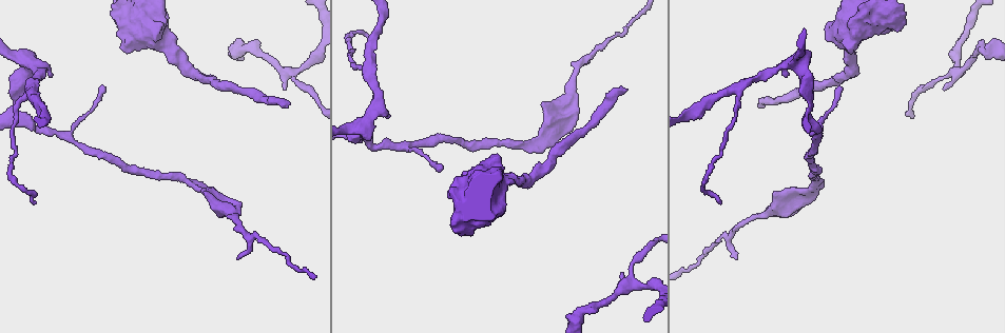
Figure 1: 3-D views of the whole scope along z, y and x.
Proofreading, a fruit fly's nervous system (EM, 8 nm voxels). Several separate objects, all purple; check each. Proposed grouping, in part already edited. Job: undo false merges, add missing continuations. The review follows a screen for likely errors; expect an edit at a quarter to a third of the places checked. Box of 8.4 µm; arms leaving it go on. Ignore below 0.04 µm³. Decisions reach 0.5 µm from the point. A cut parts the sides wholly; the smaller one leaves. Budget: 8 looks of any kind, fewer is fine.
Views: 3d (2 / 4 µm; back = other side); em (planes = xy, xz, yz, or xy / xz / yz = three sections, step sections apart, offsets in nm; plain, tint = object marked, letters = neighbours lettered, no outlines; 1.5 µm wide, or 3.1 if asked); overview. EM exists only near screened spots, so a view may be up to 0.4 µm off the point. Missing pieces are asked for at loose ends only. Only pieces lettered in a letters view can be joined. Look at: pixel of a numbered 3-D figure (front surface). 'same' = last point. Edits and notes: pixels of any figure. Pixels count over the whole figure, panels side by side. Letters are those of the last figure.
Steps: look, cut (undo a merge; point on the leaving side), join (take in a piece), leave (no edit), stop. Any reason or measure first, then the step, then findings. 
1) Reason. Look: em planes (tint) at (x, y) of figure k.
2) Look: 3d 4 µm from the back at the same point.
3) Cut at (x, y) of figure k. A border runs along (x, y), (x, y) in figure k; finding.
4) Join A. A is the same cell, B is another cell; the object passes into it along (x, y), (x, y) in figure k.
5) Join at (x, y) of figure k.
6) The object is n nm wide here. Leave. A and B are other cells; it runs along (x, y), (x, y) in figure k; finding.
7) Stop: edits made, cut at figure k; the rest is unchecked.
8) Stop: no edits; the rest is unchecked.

Look: em planes (letters) at (52, 77) of figure 1.

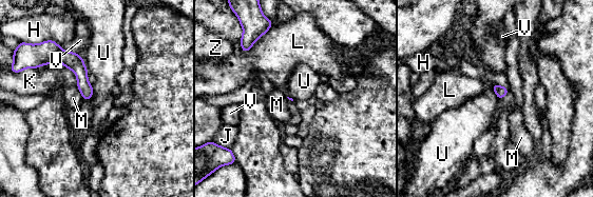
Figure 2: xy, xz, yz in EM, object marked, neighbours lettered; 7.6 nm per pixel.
Leave. H, J, K, L, M, U, V and Z are other cells; it runs along (53, 51), (81, 73), (88, 96) in figure 2; no lettered piece goes on from it.

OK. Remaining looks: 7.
Look: em planes (letters) at (827, 23) of figure 1.

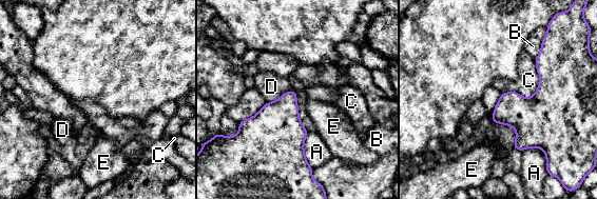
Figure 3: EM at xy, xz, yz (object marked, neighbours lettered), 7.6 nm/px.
Leave. A, B, C, D and E are other cells; a border runs along (536, 60), (531, 96), (501, 94) in figure 3; none of them fits.

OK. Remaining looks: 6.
End of a long branch. Look: em xy step 8 (tint) at (625, 90) of figure 1.

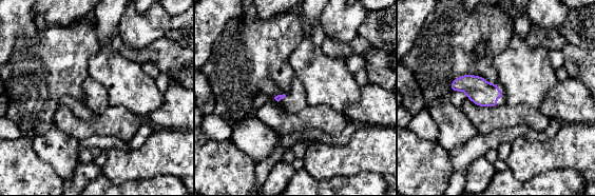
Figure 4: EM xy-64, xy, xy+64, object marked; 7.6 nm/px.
Cut it another way. Look: em planes (letters) at the same point.

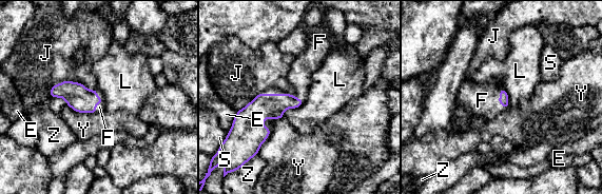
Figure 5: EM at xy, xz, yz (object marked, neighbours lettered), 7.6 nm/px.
Join F. F is the same cell, E, J, L, S, Y and Z are other cells; the object passes into it along (77, 96), (102, 101), (99, 107) in figure 5; the cell continues.

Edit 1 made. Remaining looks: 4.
Stop: edits made, join at figure 5; the rest is unchecked.

